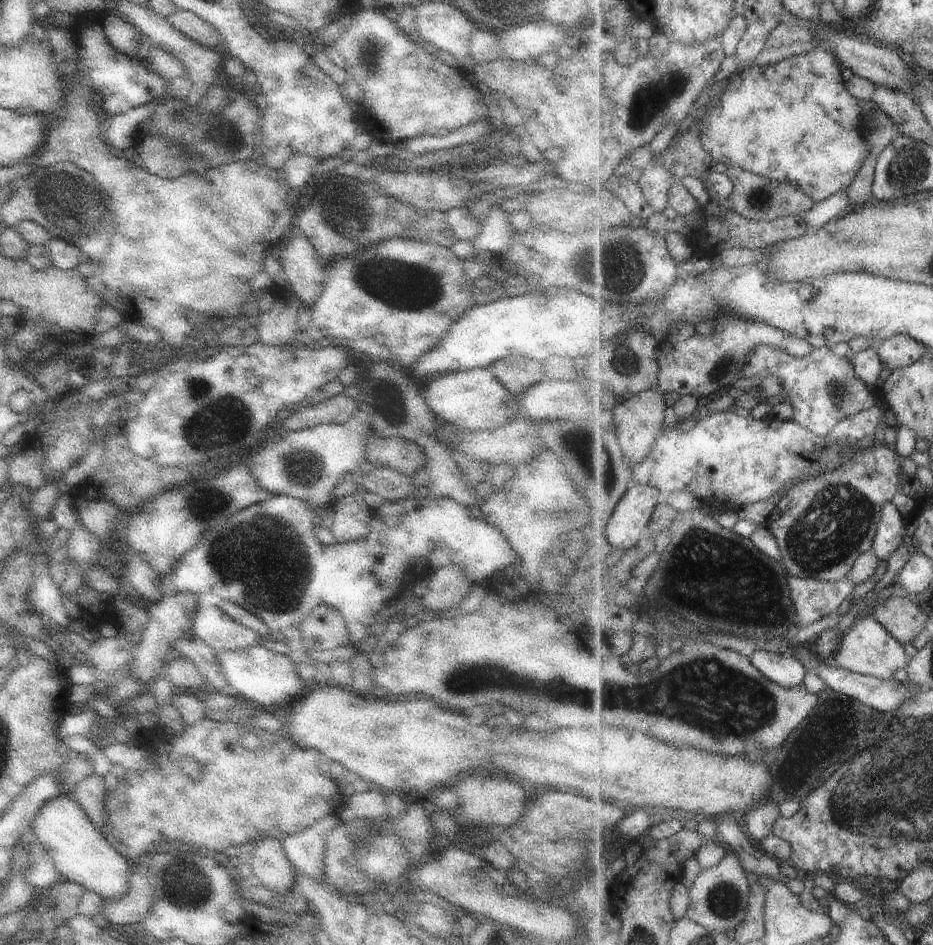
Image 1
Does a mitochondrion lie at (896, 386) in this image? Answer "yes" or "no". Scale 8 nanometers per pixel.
no

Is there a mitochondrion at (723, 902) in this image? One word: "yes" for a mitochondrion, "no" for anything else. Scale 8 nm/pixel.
yes

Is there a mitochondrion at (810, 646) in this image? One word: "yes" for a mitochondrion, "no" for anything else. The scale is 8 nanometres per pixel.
no

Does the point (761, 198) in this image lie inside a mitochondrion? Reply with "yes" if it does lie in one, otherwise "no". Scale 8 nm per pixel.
yes

